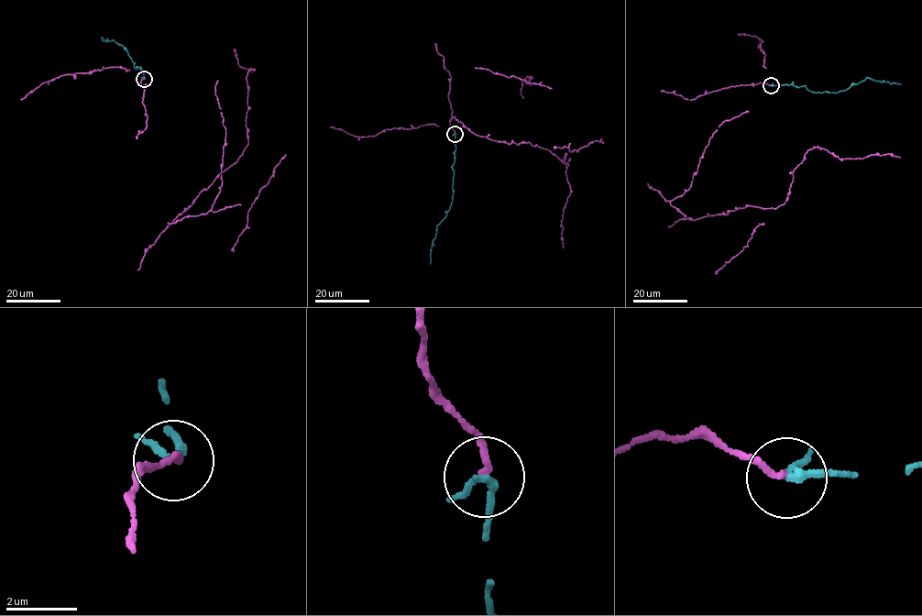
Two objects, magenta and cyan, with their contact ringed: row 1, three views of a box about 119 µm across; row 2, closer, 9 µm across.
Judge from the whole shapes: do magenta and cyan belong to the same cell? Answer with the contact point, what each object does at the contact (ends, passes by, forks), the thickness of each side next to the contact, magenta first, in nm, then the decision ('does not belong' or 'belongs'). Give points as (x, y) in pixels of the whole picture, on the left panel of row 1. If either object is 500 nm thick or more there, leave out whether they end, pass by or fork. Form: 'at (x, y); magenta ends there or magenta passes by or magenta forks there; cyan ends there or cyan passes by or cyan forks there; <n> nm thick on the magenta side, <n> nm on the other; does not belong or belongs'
at (144, 79); magenta ends there; cyan ends there; 180 nm thick on the magenta side, 280 nm on the other; belongs

